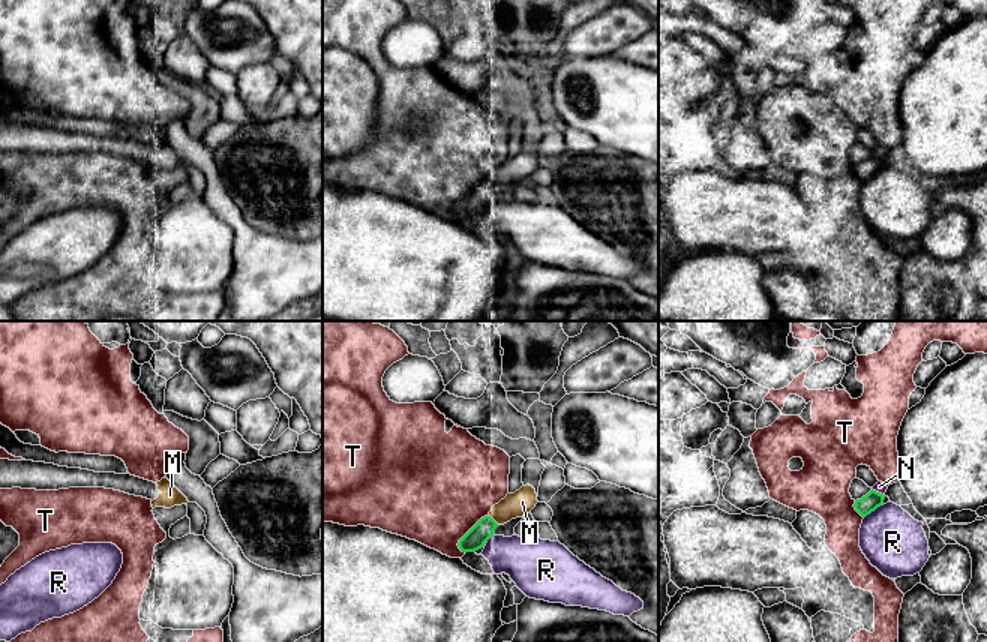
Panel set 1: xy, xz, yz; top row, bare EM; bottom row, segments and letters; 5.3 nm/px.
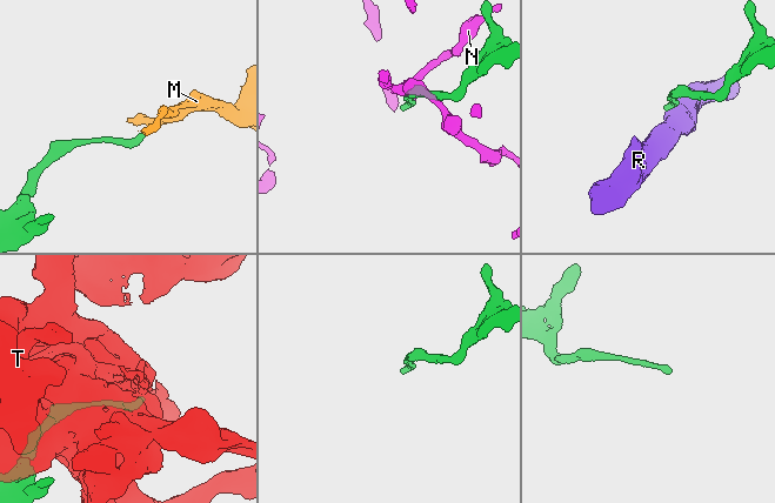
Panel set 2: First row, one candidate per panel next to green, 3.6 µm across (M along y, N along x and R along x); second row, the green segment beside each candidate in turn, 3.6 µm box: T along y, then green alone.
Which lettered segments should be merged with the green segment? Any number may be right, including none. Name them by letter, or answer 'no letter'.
no letter

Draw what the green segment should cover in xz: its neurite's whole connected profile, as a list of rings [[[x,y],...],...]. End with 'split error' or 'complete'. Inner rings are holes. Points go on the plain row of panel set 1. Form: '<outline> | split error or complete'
[[[482,182],[458,207],[462,216],[476,216],[495,198],[498,188],[490,182]]] | complete

